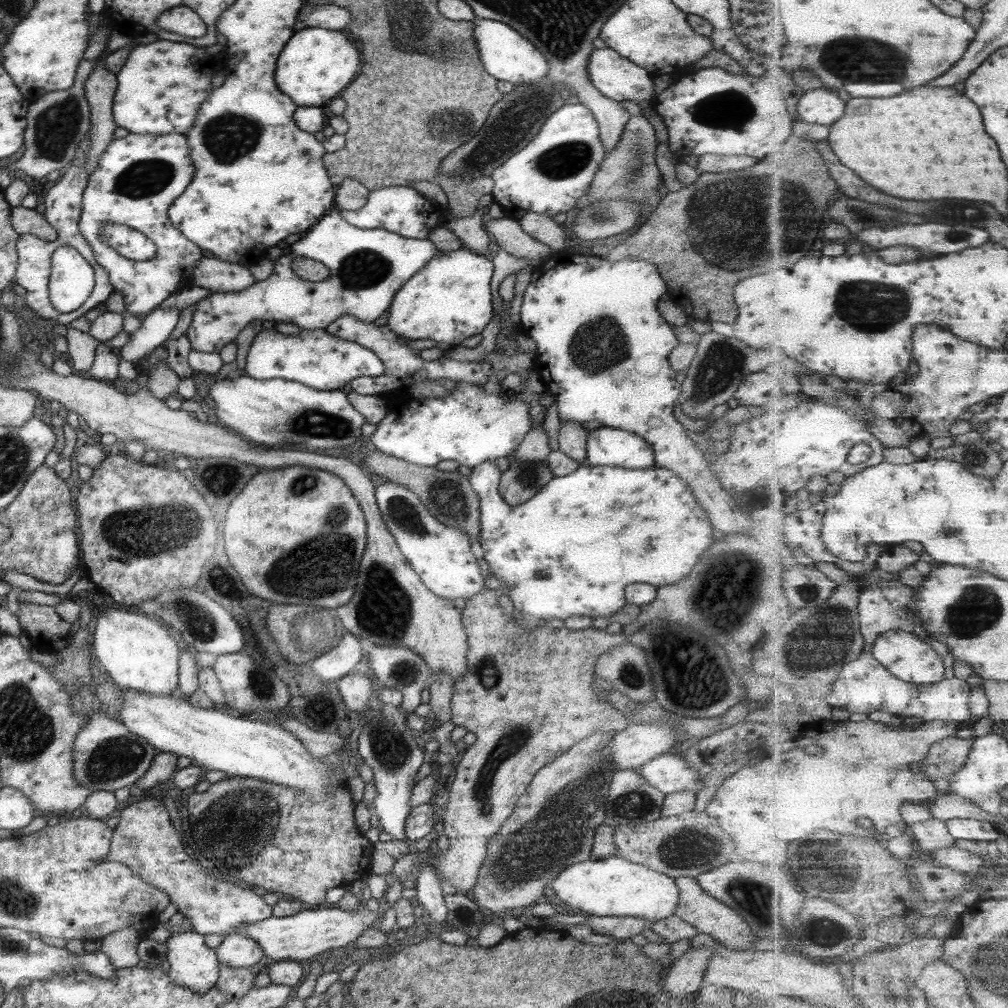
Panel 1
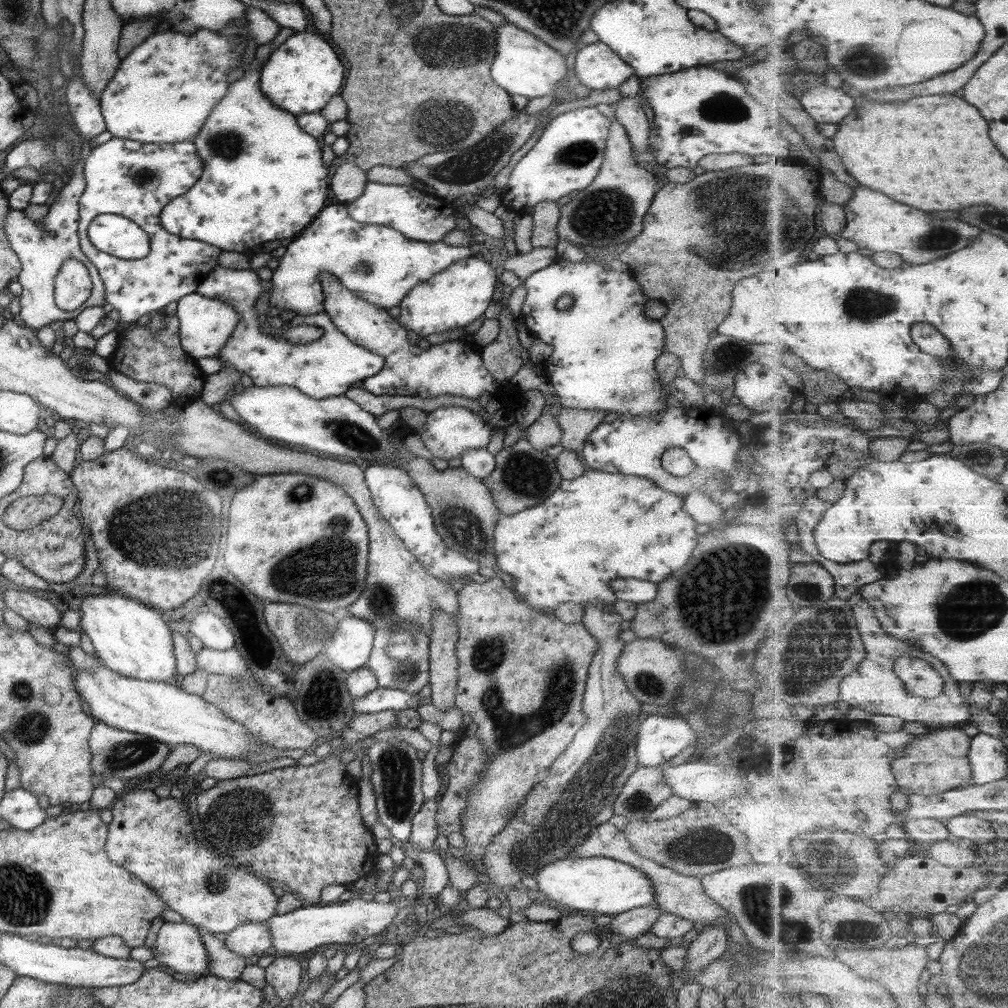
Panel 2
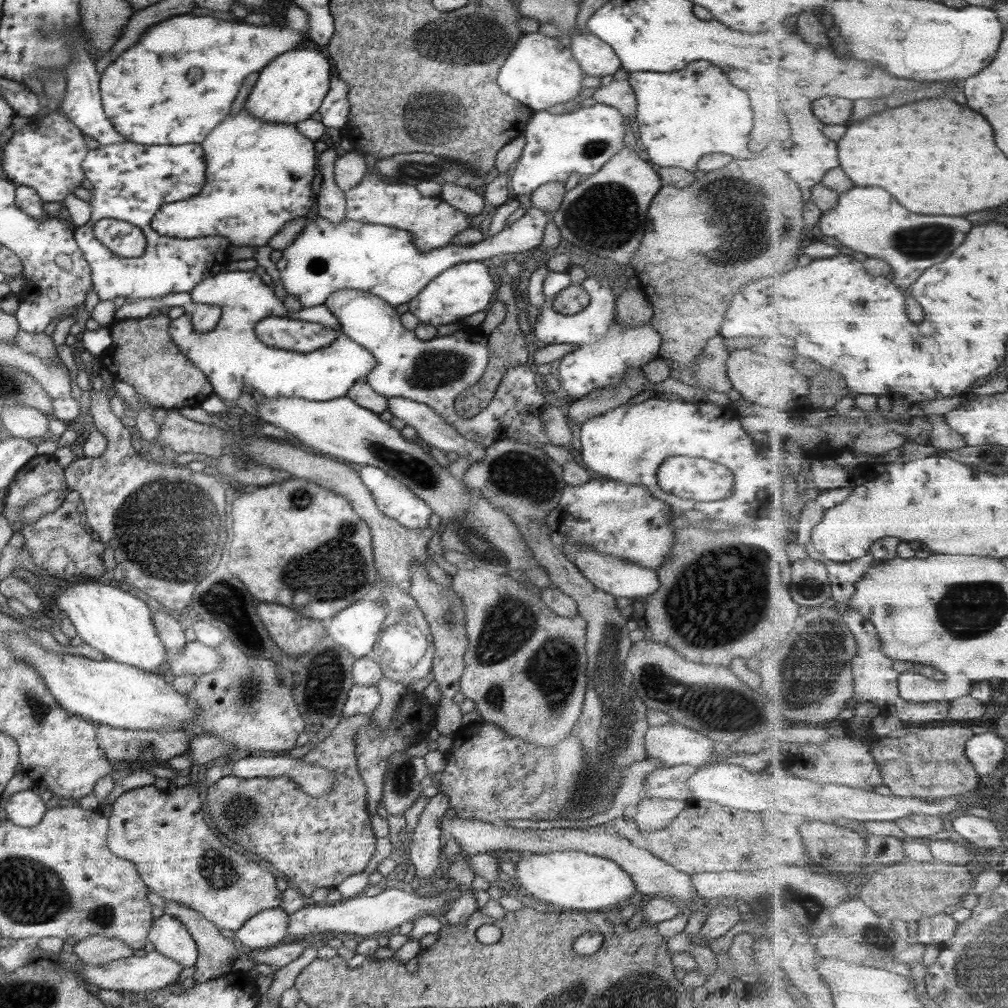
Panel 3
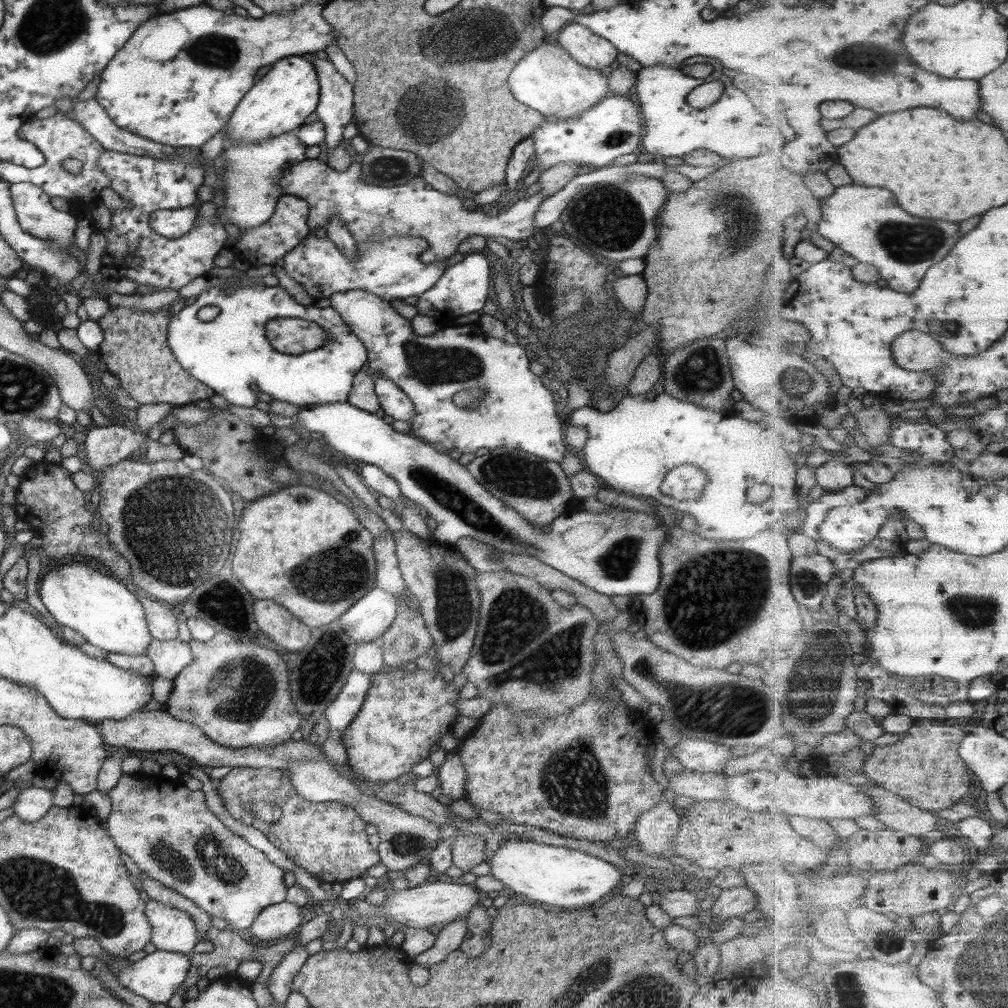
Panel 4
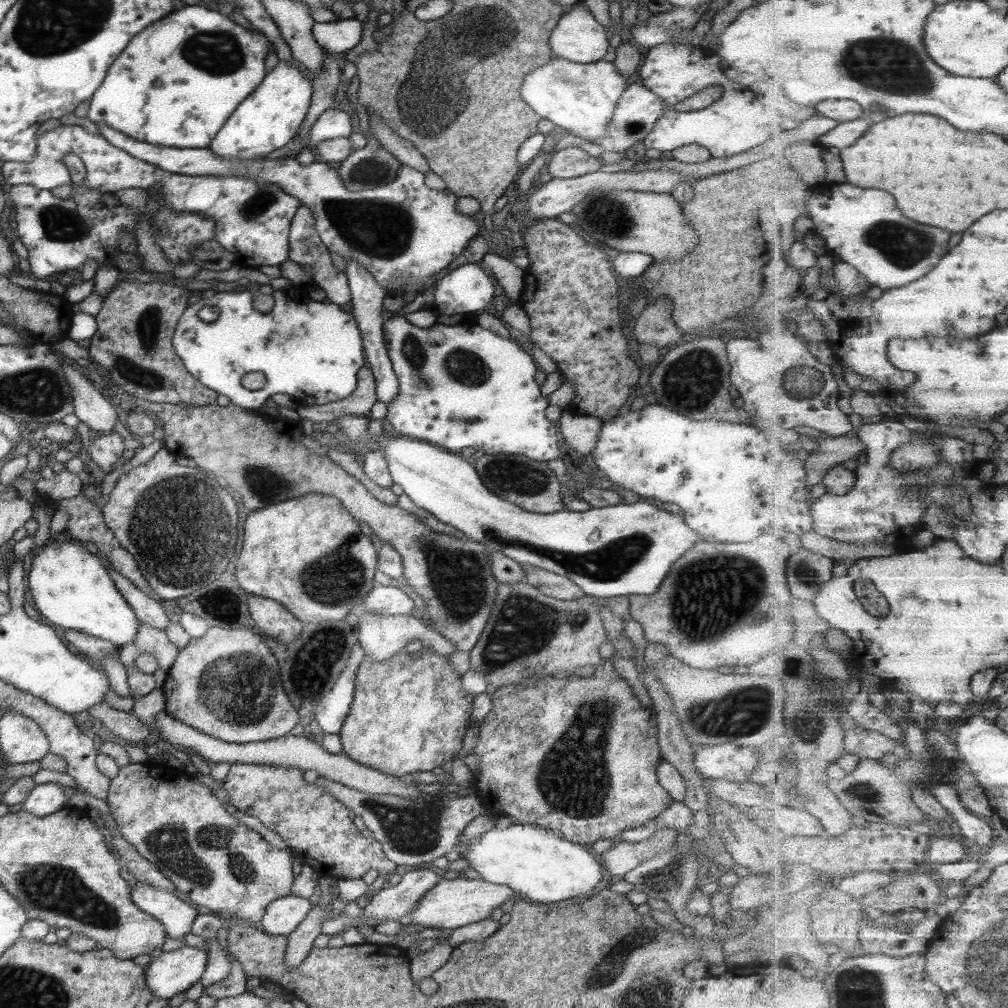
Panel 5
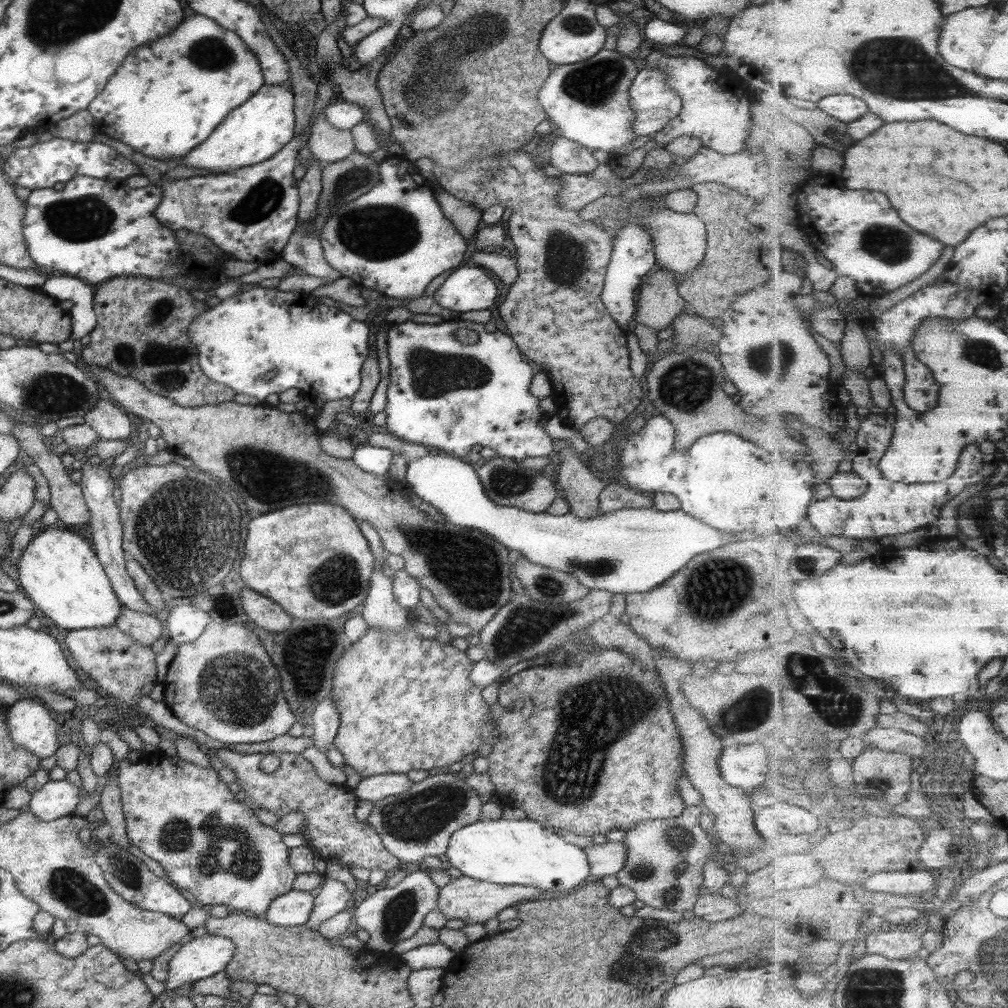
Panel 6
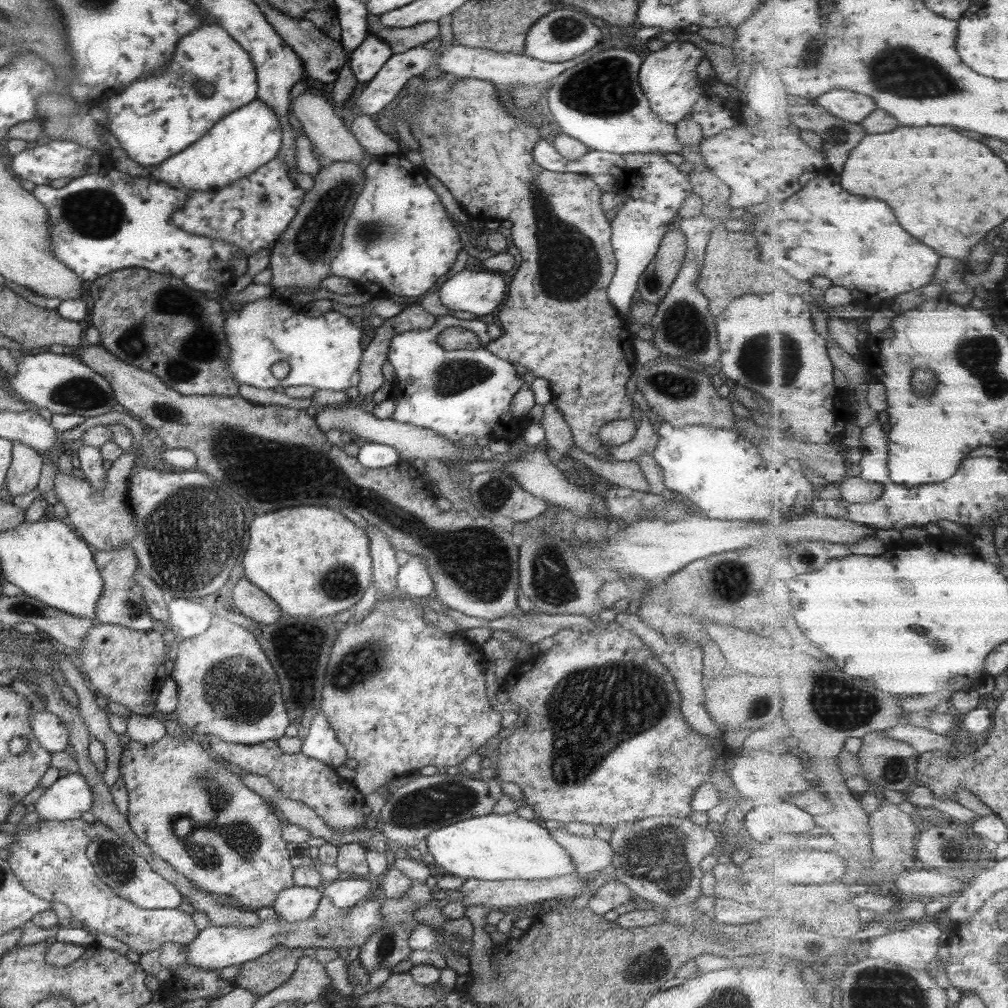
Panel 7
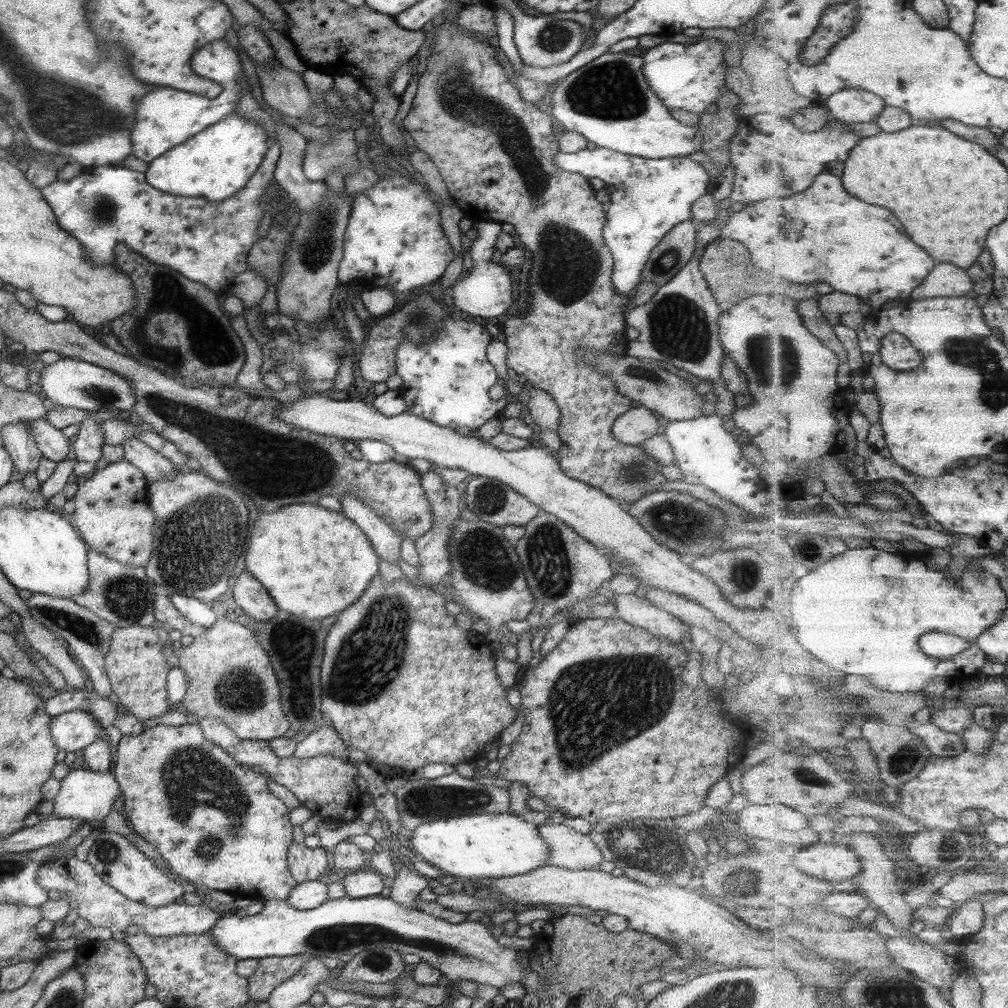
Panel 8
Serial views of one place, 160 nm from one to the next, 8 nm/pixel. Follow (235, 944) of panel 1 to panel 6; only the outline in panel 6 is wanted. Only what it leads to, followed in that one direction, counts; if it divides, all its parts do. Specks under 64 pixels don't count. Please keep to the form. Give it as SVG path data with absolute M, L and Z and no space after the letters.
M293 889L288 891L282 896L277 896L269 904L262 917L269 924L296 927L309 921L313 909L313 896L309 892L299 892Z

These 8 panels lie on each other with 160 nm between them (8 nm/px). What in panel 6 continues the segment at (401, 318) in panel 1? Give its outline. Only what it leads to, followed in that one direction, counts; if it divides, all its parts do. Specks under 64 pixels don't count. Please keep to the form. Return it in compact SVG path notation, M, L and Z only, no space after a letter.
M467 263L447 276L433 298L450 312L487 310L497 298L497 286L478 266Z

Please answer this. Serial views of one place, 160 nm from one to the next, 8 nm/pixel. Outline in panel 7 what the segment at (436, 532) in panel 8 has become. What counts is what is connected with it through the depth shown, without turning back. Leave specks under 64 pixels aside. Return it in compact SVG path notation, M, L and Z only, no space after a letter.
M421 555L410 556L409 560L399 567L396 576L397 595L421 599L432 596L433 587L426 560Z

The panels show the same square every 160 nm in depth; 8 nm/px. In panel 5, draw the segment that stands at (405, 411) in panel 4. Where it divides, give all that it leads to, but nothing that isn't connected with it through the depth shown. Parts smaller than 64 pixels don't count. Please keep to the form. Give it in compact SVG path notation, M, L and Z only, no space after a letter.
M352 258L345 261L347 267L345 276L348 282L348 289L350 290L351 308L349 312L352 315L352 319L356 322L361 335L366 366L369 368L375 384L376 400L387 406L393 398L397 398L397 392L399 392L397 378L395 373L393 373L391 362L387 356L386 346L383 342L382 324L384 323L385 310L382 308L382 300L388 292L385 292L372 279L371 274L359 266Z

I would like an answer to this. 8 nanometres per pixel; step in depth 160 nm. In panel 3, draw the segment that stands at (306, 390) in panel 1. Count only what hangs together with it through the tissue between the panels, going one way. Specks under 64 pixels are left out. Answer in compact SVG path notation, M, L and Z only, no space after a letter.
M296 397L265 399L257 406L263 422L293 434L299 442L347 462L375 466L397 479L439 517L438 528L444 528L450 520L466 512L469 496L465 494L466 486L462 481L451 475L447 467L439 466L420 441L402 438L400 432L382 422L378 414L357 406L349 398L335 398L326 402L311 402Z

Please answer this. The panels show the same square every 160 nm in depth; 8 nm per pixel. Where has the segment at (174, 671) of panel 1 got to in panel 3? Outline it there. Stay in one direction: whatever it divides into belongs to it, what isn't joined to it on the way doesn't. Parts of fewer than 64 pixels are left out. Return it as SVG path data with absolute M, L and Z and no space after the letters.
M80 580L73 586L59 589L55 606L76 629L76 634L86 646L98 650L107 659L137 667L148 673L163 664L167 651L157 639L150 618L152 613L138 597L115 586Z

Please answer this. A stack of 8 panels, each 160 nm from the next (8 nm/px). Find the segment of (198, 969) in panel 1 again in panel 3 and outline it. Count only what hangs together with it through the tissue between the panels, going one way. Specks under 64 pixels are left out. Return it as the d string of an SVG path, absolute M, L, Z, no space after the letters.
M163 914L151 921L147 935L153 944L153 951L172 958L182 967L193 967L196 961L196 944L190 937L185 925L174 917Z

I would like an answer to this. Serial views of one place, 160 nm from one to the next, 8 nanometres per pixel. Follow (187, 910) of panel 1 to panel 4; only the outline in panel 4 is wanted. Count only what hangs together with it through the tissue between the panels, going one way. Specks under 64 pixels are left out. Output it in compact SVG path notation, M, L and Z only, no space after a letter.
M136 772L122 773L115 786L106 794L111 803L106 818L107 834L114 846L133 860L147 878L187 898L207 915L222 919L228 928L249 928L261 910L285 901L287 886L283 882L284 871L271 864L264 853L258 852L243 838L227 830L207 809L201 790L187 789L180 779L171 780L161 774L148 776Z

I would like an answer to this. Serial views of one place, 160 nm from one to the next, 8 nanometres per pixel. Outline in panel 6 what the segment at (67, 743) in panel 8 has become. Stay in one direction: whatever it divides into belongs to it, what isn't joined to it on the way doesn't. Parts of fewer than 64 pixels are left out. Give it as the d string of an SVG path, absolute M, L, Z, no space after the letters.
M18 699L5 712L5 722L8 726L9 738L17 746L23 747L40 759L53 755L60 747L57 740L59 723L52 717L51 712L37 701Z

